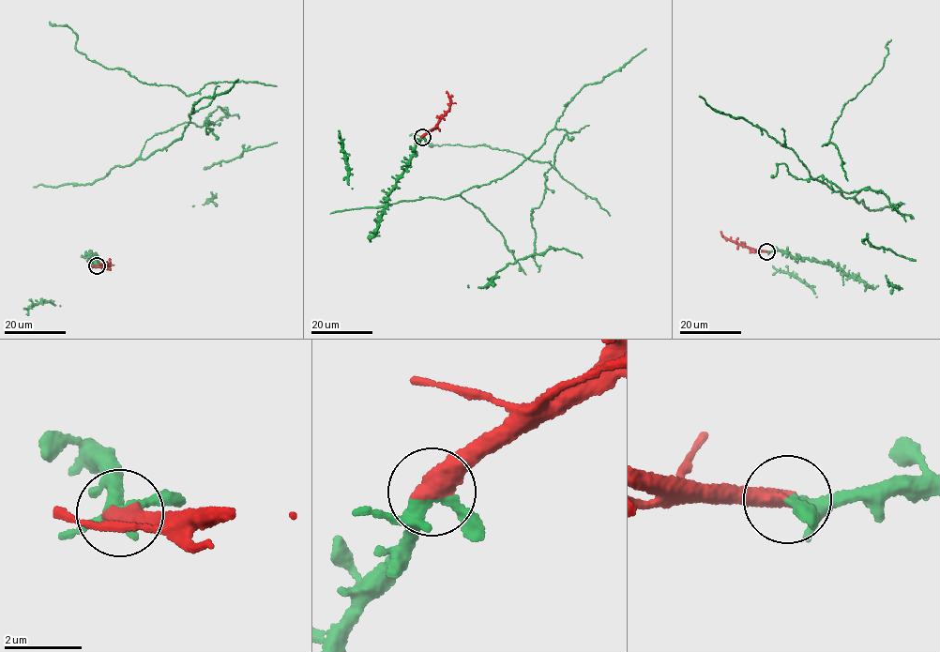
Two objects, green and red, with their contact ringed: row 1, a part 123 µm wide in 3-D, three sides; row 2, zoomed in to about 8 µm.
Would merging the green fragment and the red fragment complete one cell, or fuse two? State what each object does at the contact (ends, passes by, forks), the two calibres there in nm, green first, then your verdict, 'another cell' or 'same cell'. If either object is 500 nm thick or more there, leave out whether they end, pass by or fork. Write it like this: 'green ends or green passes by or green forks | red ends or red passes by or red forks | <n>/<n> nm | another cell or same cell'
240/550 nm | same cell

